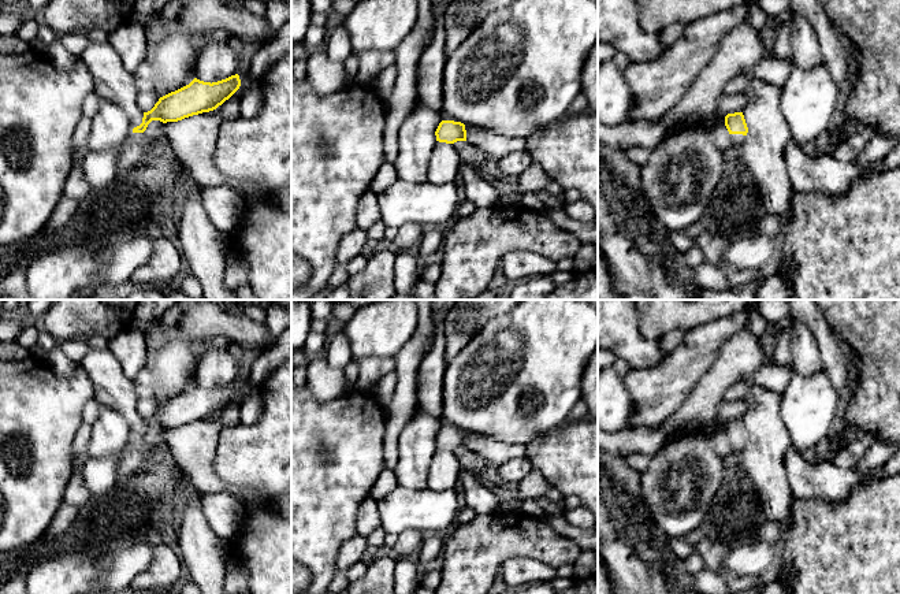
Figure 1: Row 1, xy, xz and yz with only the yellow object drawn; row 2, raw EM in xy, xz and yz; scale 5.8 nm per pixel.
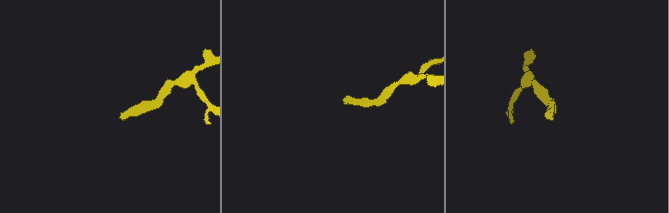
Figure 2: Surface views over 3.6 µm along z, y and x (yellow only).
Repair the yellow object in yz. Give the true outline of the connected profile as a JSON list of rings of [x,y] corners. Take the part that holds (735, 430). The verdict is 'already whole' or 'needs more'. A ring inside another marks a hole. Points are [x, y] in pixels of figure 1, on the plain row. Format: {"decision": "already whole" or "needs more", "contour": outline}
{"decision": "needs more", "contour": [[[748,382],[748,385],[750,390],[743,398],[747,411],[741,419],[728,420],[725,432],[729,441],[743,441],[745,443],[740,464],[760,495],[766,517],[777,521],[784,531],[791,527],[792,508],[796,501],[785,469],[785,453],[792,446],[792,437],[784,423],[781,393],[770,391],[752,382]]]}

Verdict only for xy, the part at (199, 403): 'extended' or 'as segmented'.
extended

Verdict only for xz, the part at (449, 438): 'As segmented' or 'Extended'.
Extended

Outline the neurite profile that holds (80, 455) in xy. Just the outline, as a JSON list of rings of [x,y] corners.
[[[83,423],[79,427],[72,441],[71,461],[74,468],[82,467],[89,459],[88,446],[89,446],[90,437],[92,437],[92,426],[88,423]]]

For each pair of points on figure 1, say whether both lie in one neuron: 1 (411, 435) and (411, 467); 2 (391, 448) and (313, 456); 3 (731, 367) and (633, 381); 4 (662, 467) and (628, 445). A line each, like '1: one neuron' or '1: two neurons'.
1: one neuron
2: two neurons
3: two neurons
4: two neurons

